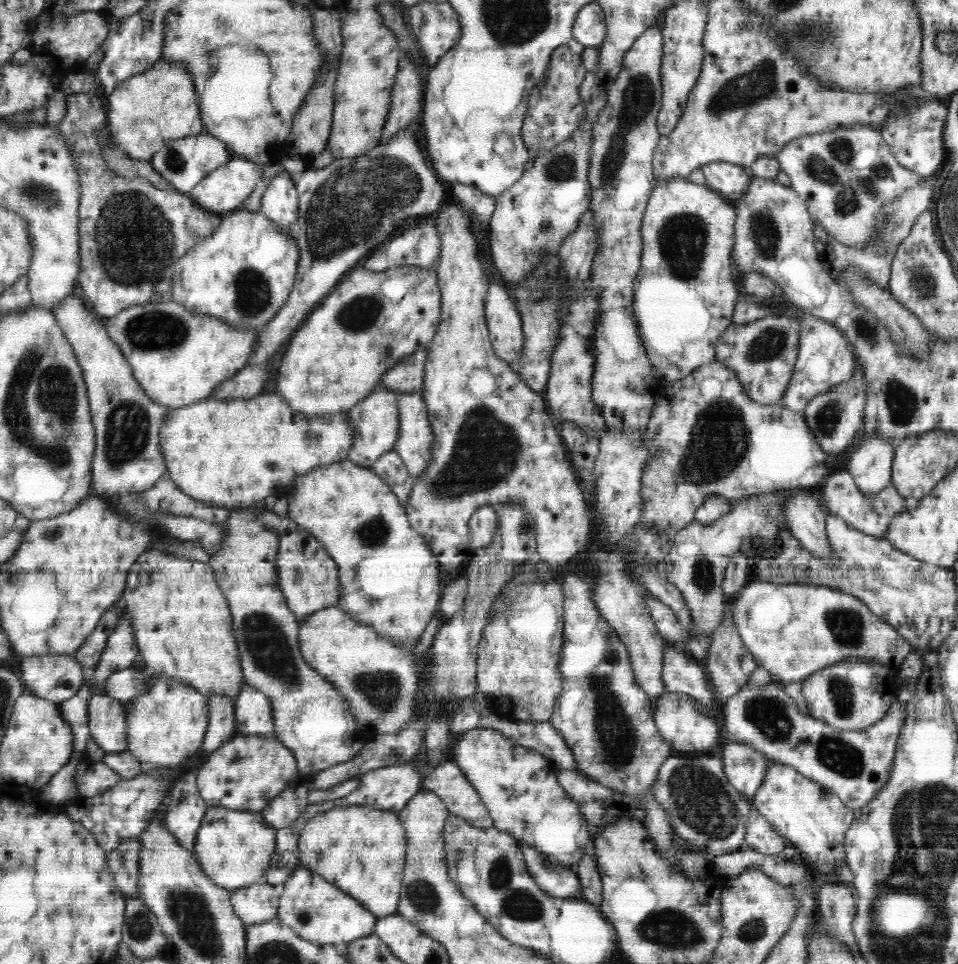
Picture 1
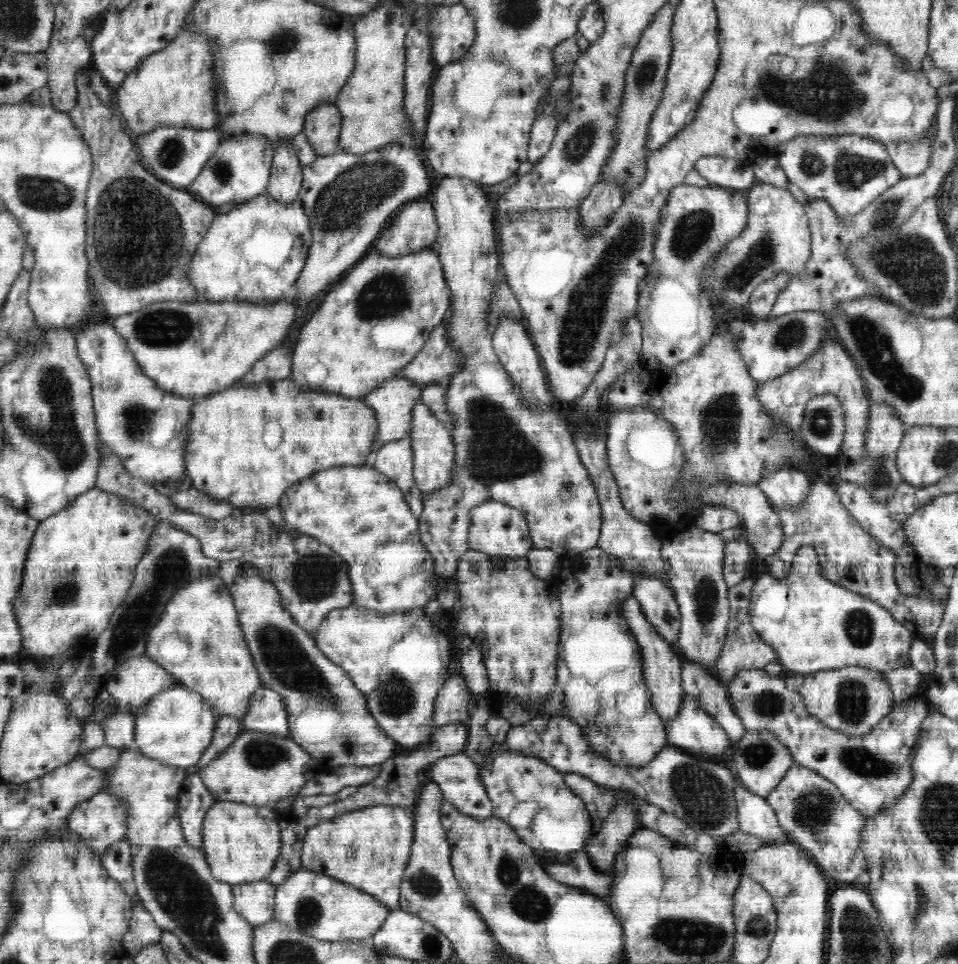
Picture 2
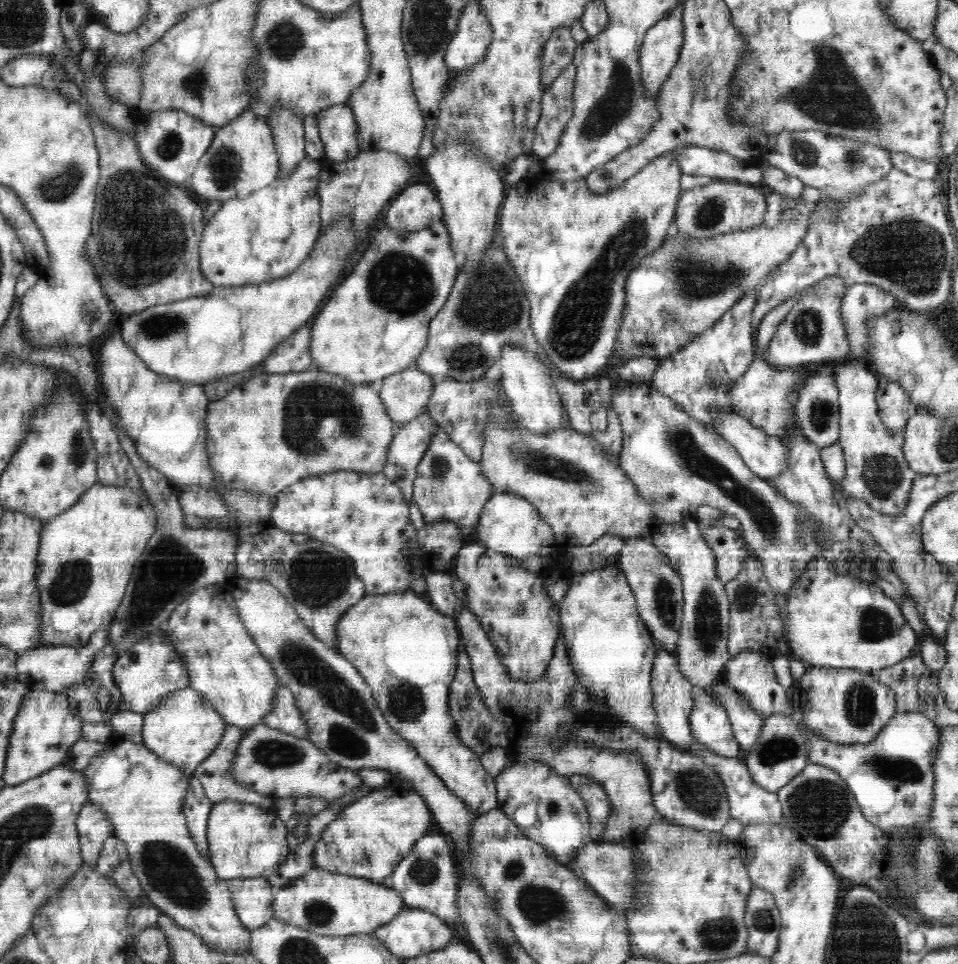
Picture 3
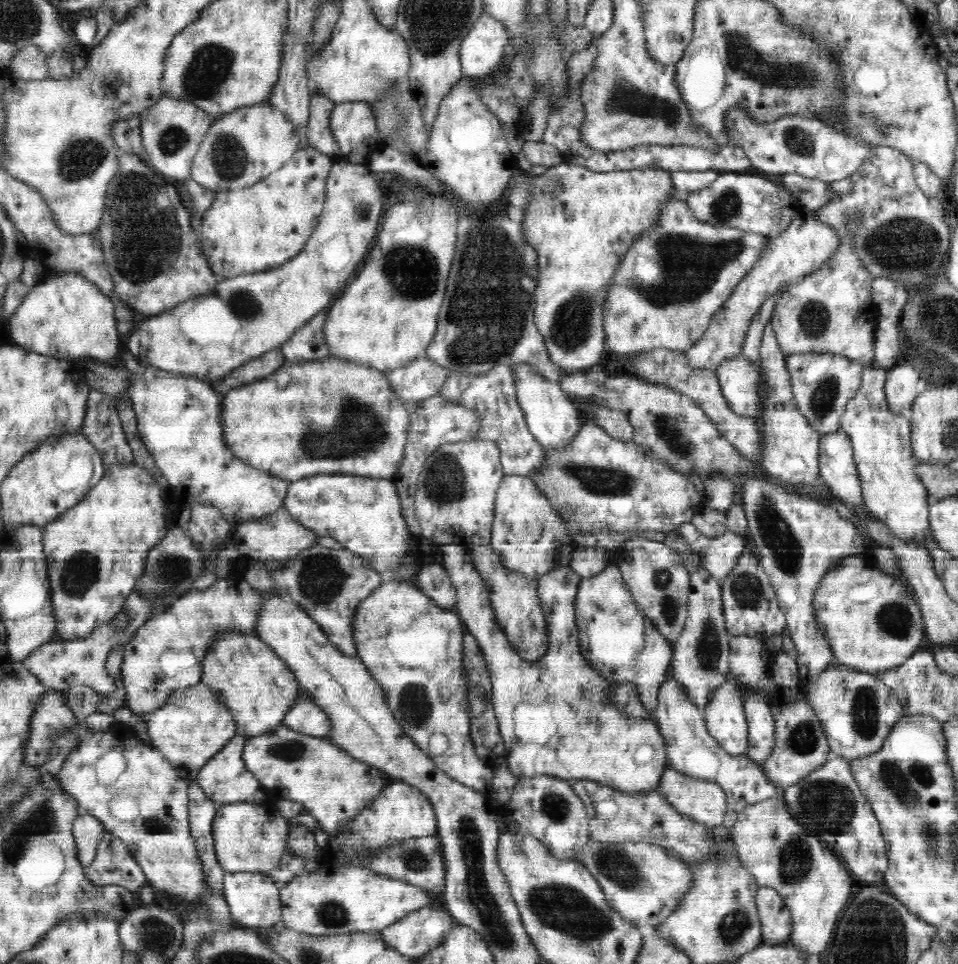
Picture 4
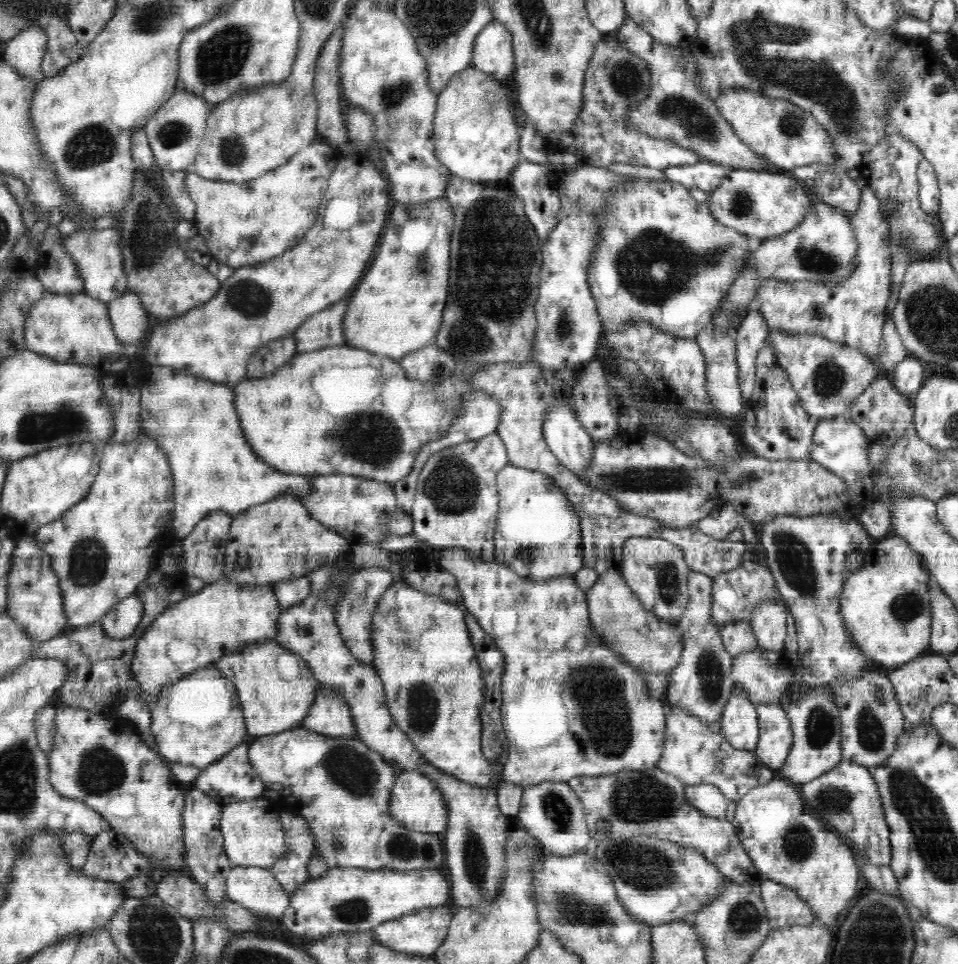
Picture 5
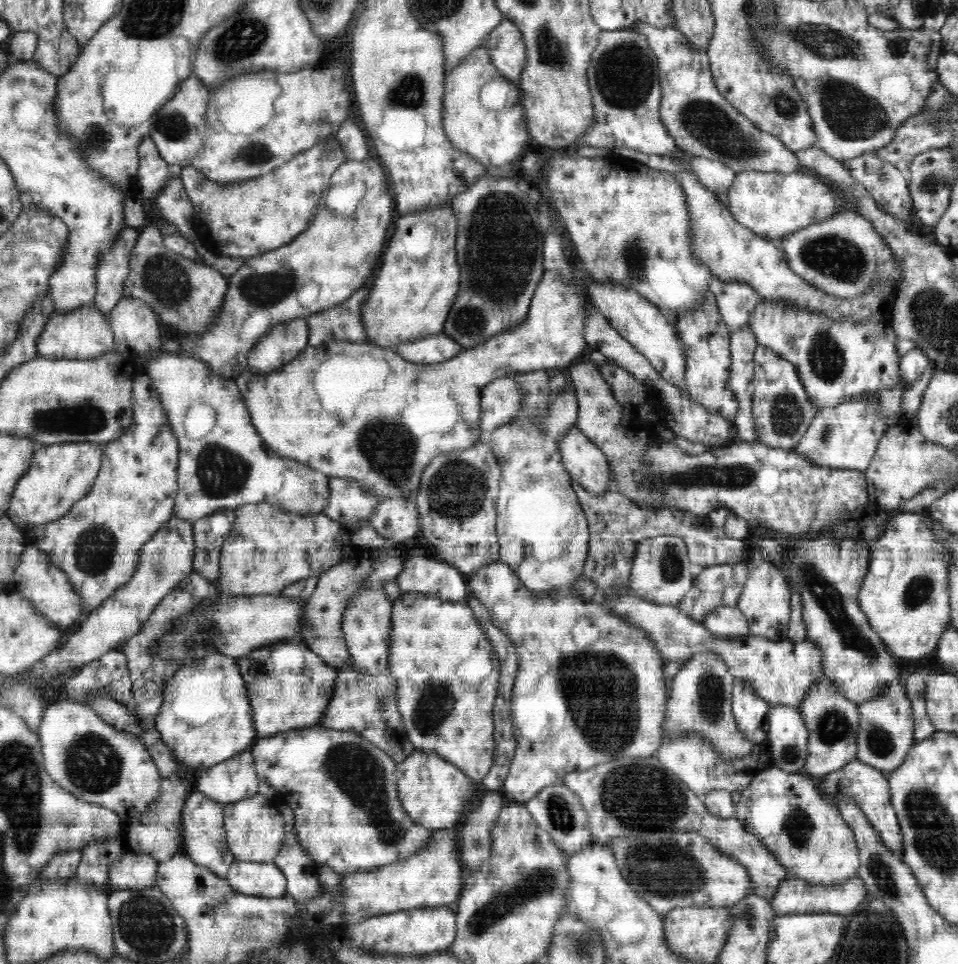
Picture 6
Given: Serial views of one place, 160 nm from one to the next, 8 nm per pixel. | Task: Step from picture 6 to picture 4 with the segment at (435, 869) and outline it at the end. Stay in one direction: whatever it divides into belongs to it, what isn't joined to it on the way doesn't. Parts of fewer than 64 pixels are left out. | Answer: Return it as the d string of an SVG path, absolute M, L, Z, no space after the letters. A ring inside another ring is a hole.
M348 864L335 868L318 868L311 873L306 871L296 875L291 882L279 885L279 892L282 906L280 924L292 931L314 937L380 932L408 914L430 906L435 899L434 895L422 891L420 887L377 874L368 867Z

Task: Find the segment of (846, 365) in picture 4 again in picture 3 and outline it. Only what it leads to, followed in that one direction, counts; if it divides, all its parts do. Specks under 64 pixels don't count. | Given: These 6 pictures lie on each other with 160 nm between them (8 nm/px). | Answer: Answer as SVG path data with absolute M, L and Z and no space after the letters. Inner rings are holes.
M811 372L797 392L799 398L795 405L796 425L800 426L802 435L808 441L816 444L820 450L826 448L827 445L838 442L840 433L838 398L840 392L835 385L833 374L831 372L829 375Z

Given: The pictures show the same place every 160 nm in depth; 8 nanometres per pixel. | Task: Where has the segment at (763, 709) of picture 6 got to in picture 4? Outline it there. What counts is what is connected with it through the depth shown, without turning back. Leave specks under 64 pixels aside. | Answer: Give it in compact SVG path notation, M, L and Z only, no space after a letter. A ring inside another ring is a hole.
M731 680L714 690L708 704L703 708L707 733L715 738L728 754L736 756L745 754L748 746L747 722L743 711L743 702L742 692Z

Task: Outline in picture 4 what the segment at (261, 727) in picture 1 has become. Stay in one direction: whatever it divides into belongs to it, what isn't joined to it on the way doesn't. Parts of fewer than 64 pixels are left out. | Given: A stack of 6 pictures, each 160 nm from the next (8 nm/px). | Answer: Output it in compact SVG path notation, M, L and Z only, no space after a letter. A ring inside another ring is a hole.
M305 695L288 709L283 724L311 737L326 737L331 729L328 715Z

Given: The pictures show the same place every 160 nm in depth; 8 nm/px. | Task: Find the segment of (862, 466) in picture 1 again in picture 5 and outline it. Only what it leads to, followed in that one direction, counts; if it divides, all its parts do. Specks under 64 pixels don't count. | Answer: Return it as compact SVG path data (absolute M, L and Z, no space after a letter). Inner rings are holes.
M906 356L904 360L897 363L890 379L901 394L917 394L920 387L924 384L924 366L922 361L916 356Z

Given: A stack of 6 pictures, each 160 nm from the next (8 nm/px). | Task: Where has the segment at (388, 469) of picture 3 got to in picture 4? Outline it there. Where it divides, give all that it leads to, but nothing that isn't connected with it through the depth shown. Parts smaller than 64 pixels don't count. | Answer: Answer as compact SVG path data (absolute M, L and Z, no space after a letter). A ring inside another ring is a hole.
M440 394L424 400L412 410L410 426L408 426L408 442L404 447L404 460L400 464L399 470L389 479L396 485L400 495L400 506L402 507L404 521L406 521L409 532L413 537L421 535L420 523L415 517L414 504L416 482L422 473L426 460L442 444L468 441L468 438L472 438L480 428L482 428L480 427L480 418L474 411L470 411L450 400L442 399Z

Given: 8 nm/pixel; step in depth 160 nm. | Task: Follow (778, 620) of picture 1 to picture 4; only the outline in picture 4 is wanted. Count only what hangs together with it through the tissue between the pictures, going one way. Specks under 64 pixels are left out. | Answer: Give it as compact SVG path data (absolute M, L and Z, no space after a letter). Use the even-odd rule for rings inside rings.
M856 560L847 561L832 569L822 577L813 598L813 609L819 630L827 636L829 649L837 664L846 664L849 669L866 673L882 674L912 656L924 640L924 621L913 591L905 582L886 574L872 565L859 564Z

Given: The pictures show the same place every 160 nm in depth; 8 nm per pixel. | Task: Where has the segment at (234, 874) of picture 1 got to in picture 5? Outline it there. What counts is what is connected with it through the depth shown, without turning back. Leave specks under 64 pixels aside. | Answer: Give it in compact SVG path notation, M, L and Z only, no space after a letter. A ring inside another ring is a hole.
M264 796L236 801L223 805L220 830L223 836L223 849L231 864L236 866L260 866L271 868L272 864L284 854L285 832L280 815L269 810L270 800Z

